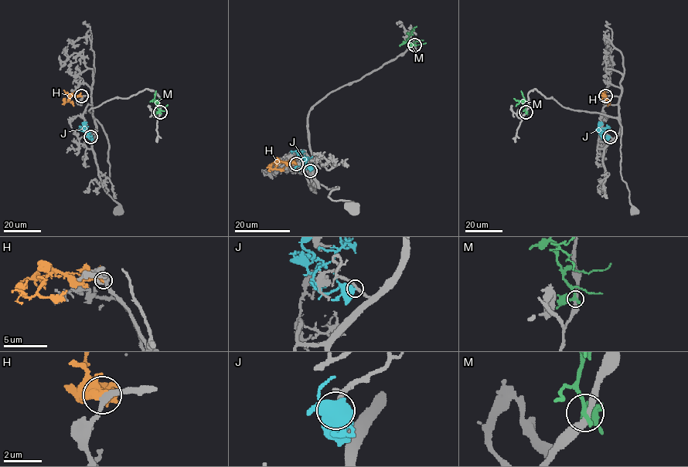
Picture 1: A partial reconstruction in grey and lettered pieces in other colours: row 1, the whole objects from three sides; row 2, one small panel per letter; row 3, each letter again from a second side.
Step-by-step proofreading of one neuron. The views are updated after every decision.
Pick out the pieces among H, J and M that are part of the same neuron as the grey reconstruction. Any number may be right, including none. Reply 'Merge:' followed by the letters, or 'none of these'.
Merge: H

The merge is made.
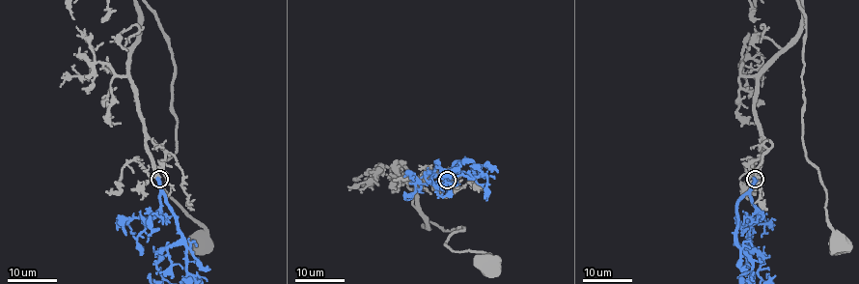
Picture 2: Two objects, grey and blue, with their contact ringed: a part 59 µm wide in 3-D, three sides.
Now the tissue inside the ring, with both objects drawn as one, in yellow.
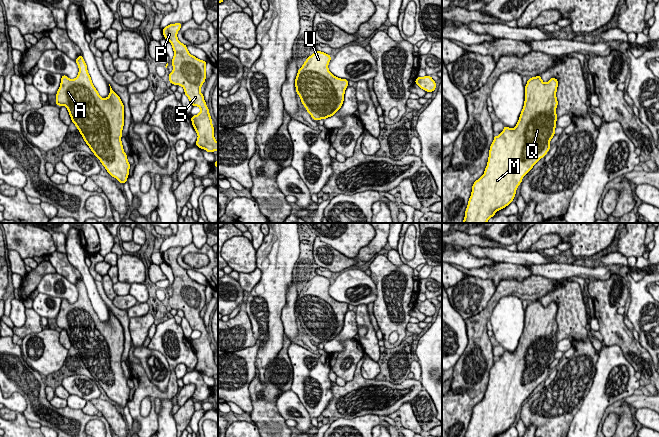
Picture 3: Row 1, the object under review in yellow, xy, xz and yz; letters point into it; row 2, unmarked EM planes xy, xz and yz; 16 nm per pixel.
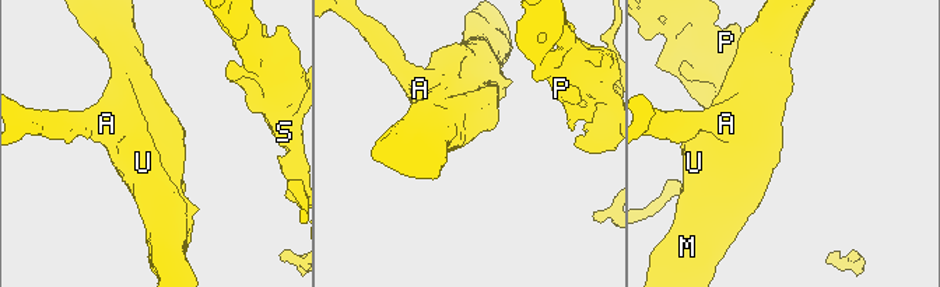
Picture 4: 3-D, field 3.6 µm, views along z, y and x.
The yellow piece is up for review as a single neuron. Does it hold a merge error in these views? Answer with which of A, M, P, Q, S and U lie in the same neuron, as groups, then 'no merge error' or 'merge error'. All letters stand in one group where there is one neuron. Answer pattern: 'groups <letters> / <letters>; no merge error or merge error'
groups A M P Q S U; no merge error

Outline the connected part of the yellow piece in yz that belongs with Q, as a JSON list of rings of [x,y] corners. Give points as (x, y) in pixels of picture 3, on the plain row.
[[[541,300],[529,302],[525,310],[525,325],[518,347],[511,353],[504,350],[499,360],[494,360],[484,398],[472,409],[465,437],[496,437],[514,423],[523,401],[550,374],[550,364],[555,359],[558,343],[556,316],[558,305],[551,302],[544,307]]]

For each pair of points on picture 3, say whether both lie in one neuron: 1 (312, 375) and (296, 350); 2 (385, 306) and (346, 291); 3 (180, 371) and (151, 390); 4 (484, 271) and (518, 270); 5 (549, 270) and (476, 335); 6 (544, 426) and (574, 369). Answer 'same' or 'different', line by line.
1: same
2: different
3: different
4: same
5: different
6: same

